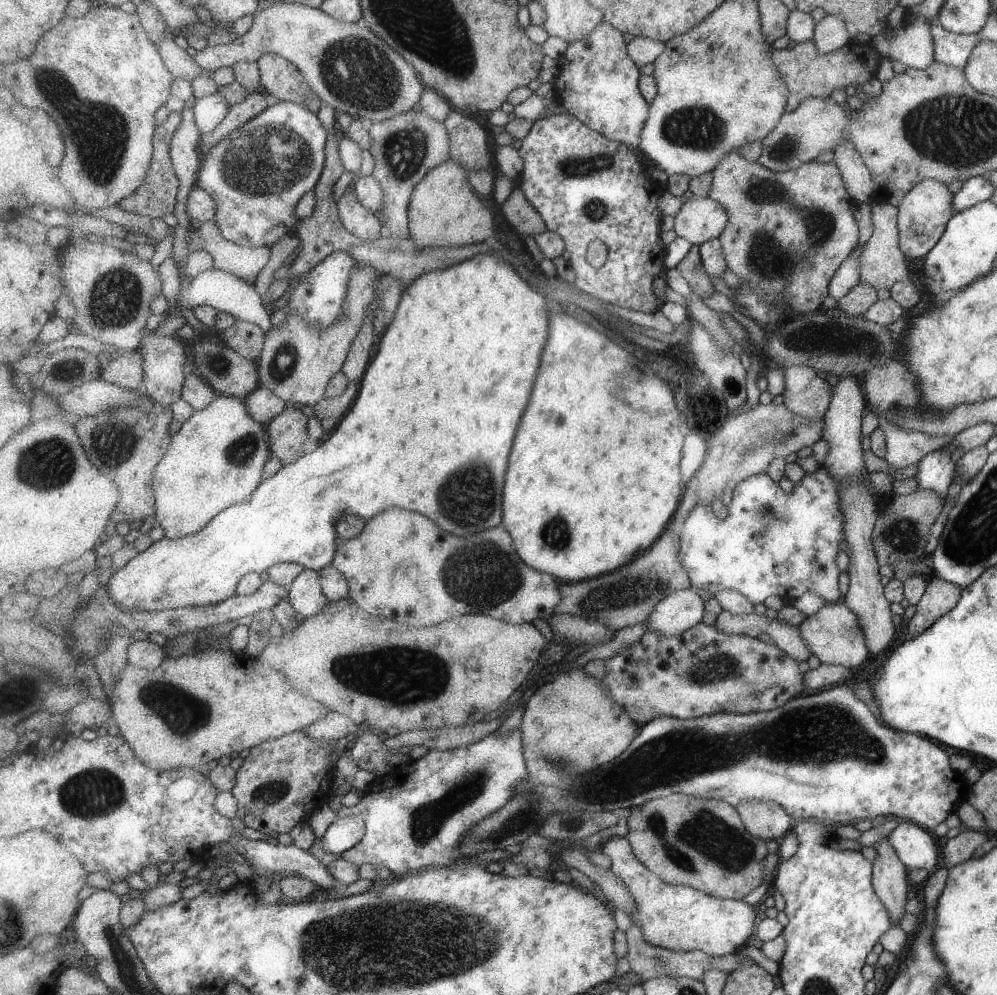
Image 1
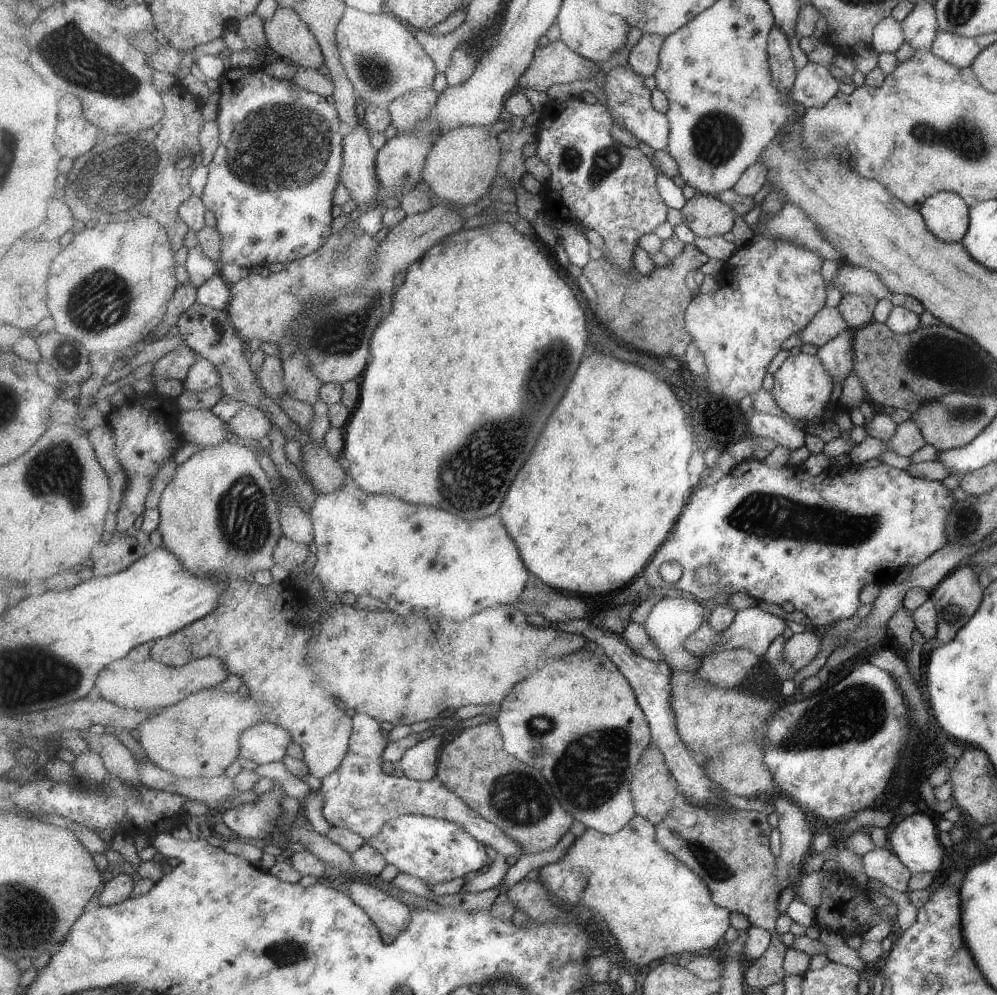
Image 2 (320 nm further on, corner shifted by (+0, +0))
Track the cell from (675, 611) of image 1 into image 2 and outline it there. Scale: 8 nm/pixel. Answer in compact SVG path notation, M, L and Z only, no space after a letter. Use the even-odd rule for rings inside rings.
M661 598L650 612L647 613L645 622L642 624L653 639L653 642L662 650L665 662L669 663L675 671L695 671L699 668L699 658L694 657L684 645L685 639L702 627L709 620L708 607L702 606L697 598Z

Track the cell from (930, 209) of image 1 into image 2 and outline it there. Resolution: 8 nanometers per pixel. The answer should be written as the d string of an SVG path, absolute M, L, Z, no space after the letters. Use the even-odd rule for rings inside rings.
M936 192L917 210L927 230L944 243L959 243L968 230L969 206L954 192Z

